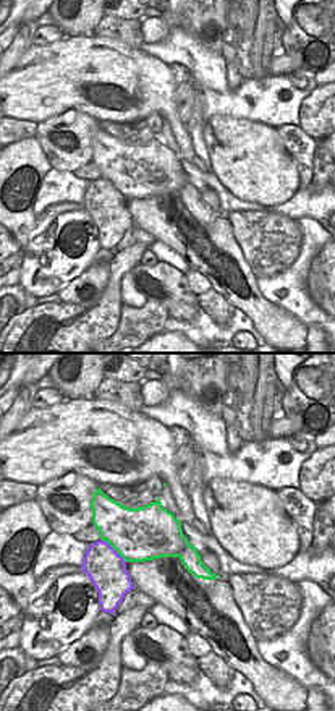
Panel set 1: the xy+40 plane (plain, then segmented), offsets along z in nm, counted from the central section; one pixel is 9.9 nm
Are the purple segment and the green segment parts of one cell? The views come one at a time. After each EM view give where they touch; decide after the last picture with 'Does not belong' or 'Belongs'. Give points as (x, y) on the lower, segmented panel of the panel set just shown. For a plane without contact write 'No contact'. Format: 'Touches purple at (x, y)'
Touches purple at (112, 548)

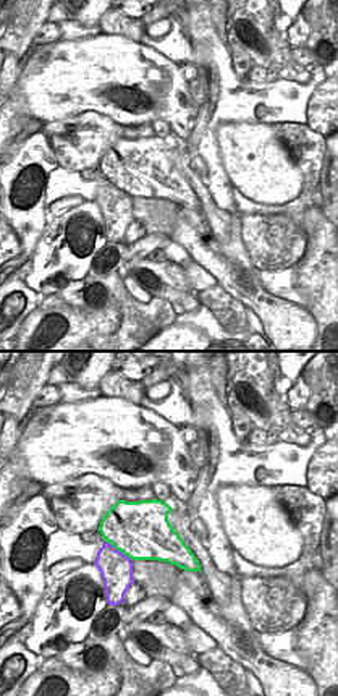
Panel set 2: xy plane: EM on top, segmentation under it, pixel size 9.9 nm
Touches purple at (118, 551)

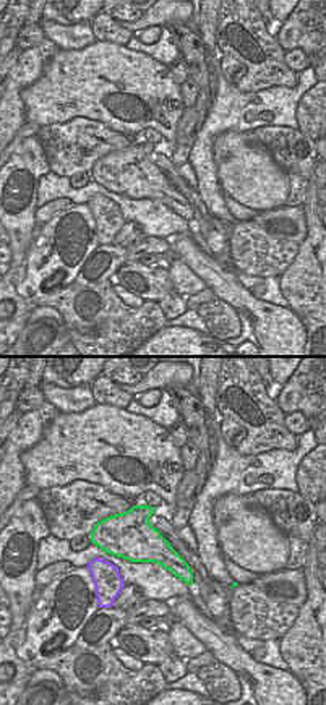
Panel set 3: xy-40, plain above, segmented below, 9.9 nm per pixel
No contact

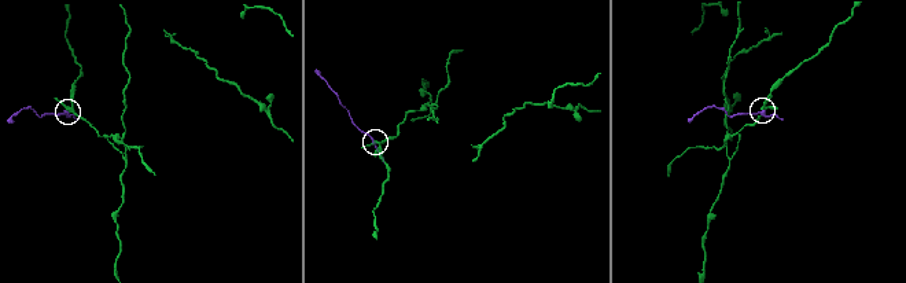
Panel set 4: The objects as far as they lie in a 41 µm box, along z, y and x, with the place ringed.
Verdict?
Does not belong

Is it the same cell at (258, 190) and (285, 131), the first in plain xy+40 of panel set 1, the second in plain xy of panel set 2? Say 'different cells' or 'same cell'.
different cells

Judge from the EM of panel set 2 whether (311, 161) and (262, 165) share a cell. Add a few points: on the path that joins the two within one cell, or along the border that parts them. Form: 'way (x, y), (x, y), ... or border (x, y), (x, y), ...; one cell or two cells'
border (274, 130), (301, 174), (301, 193); two cells

